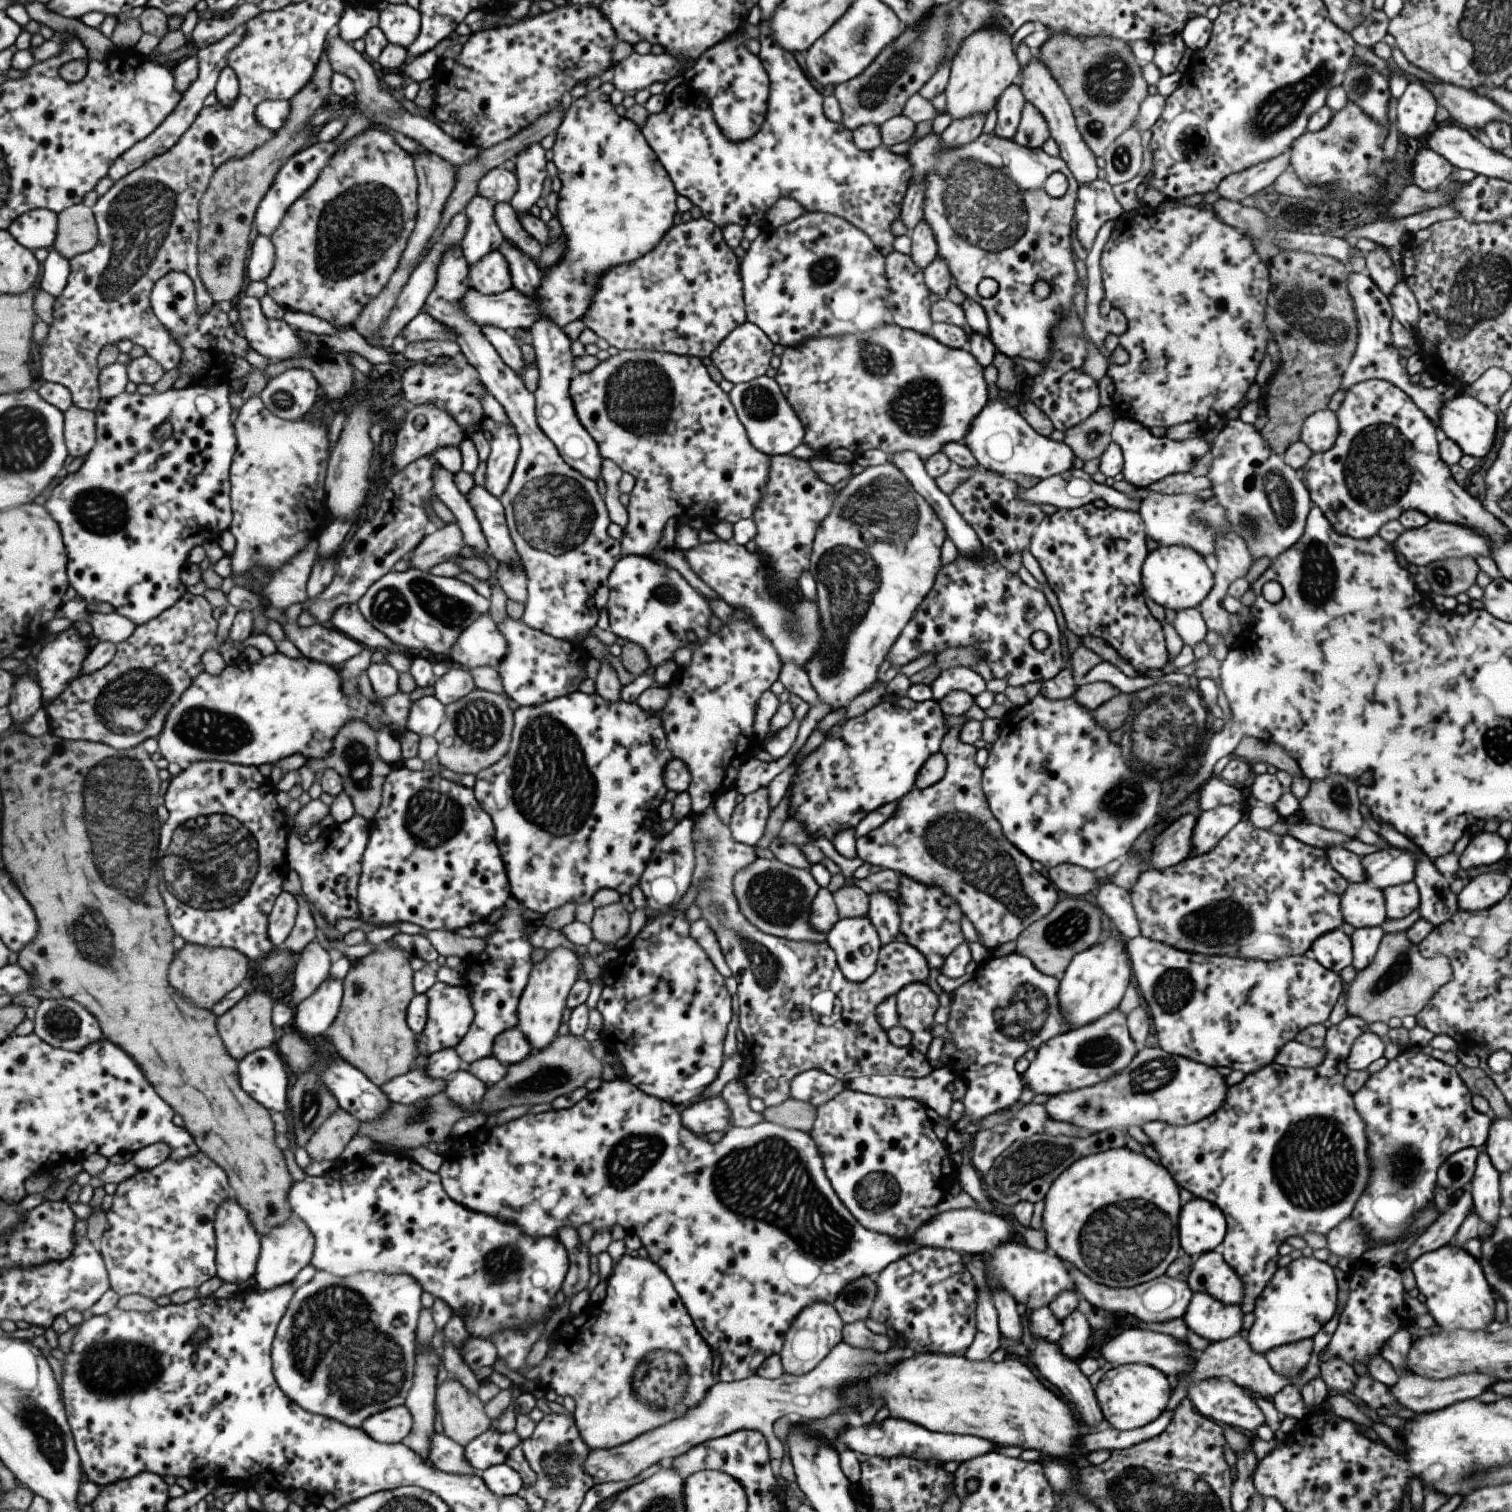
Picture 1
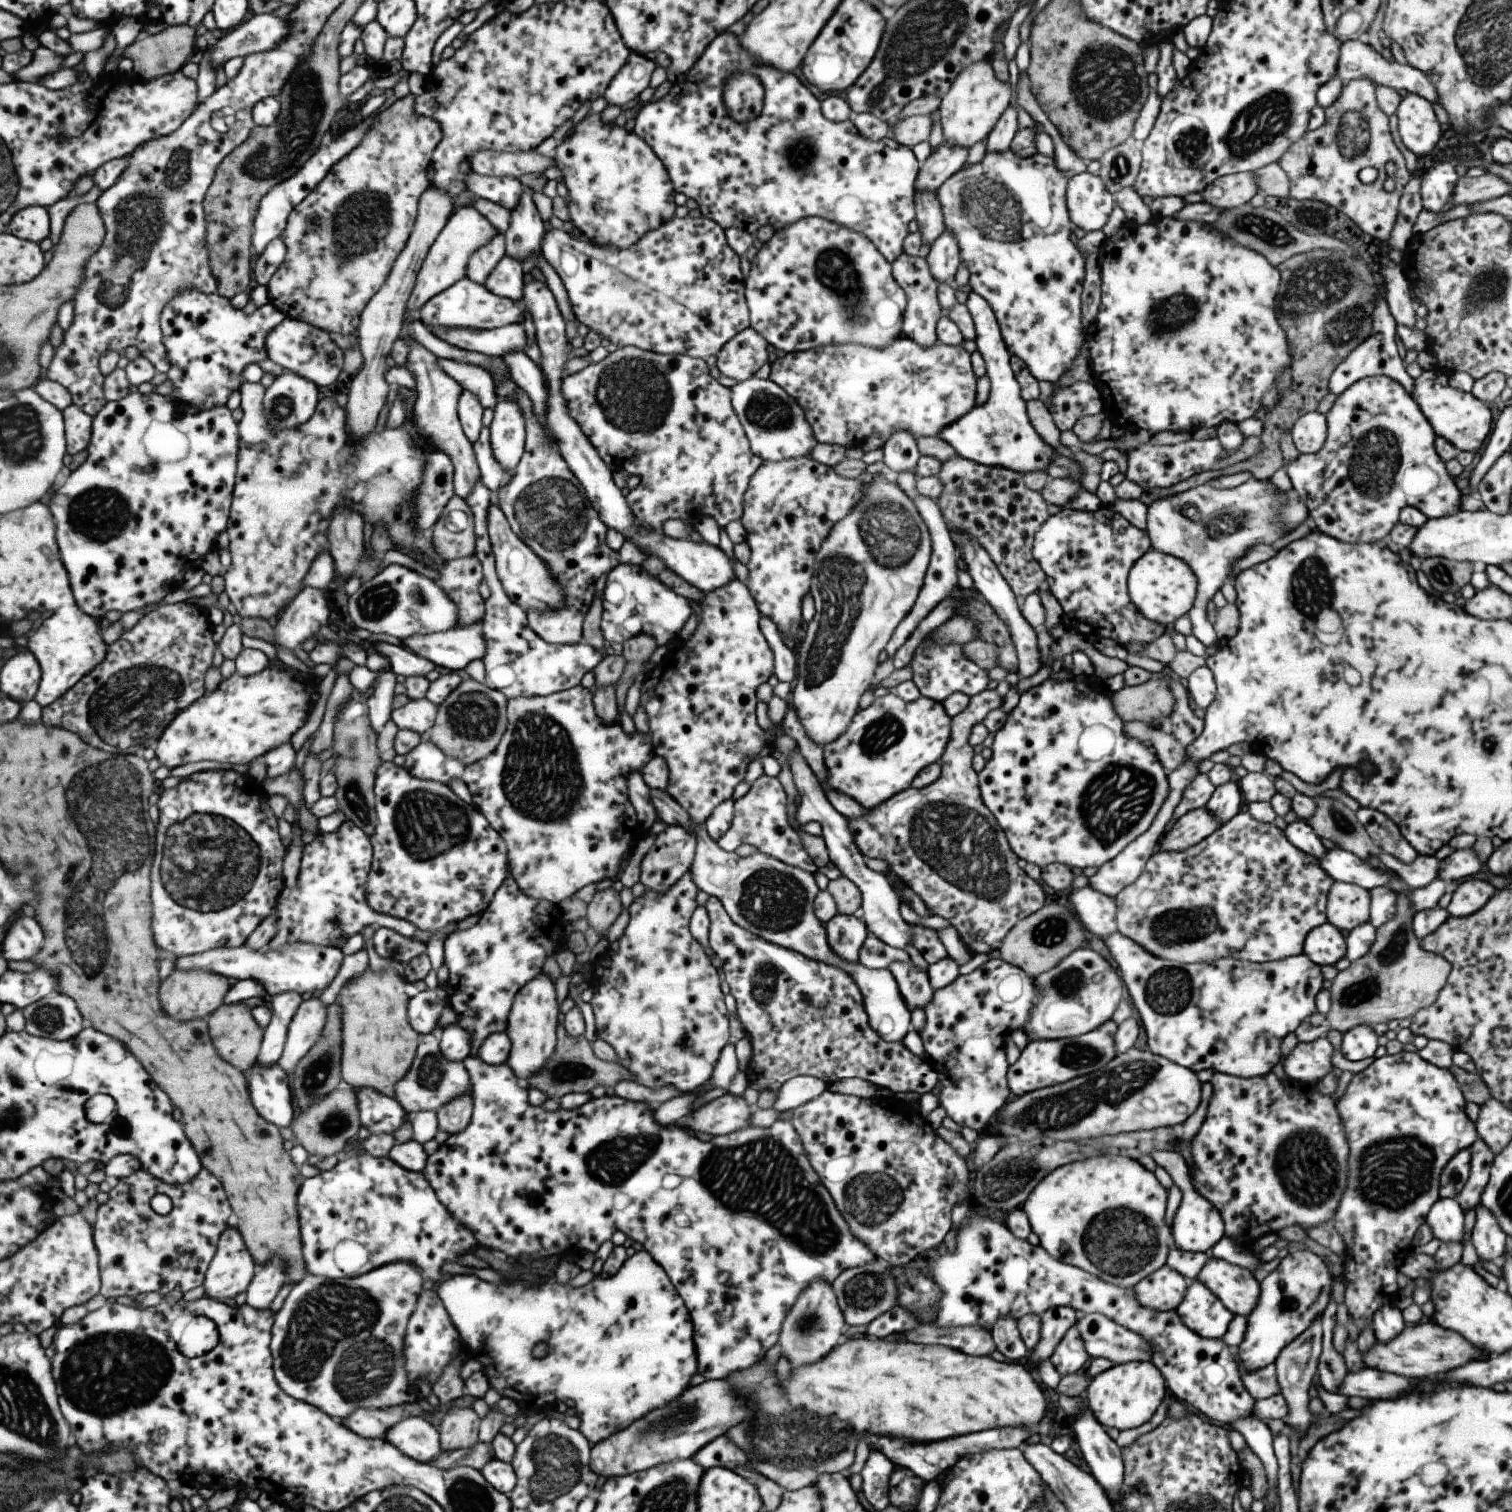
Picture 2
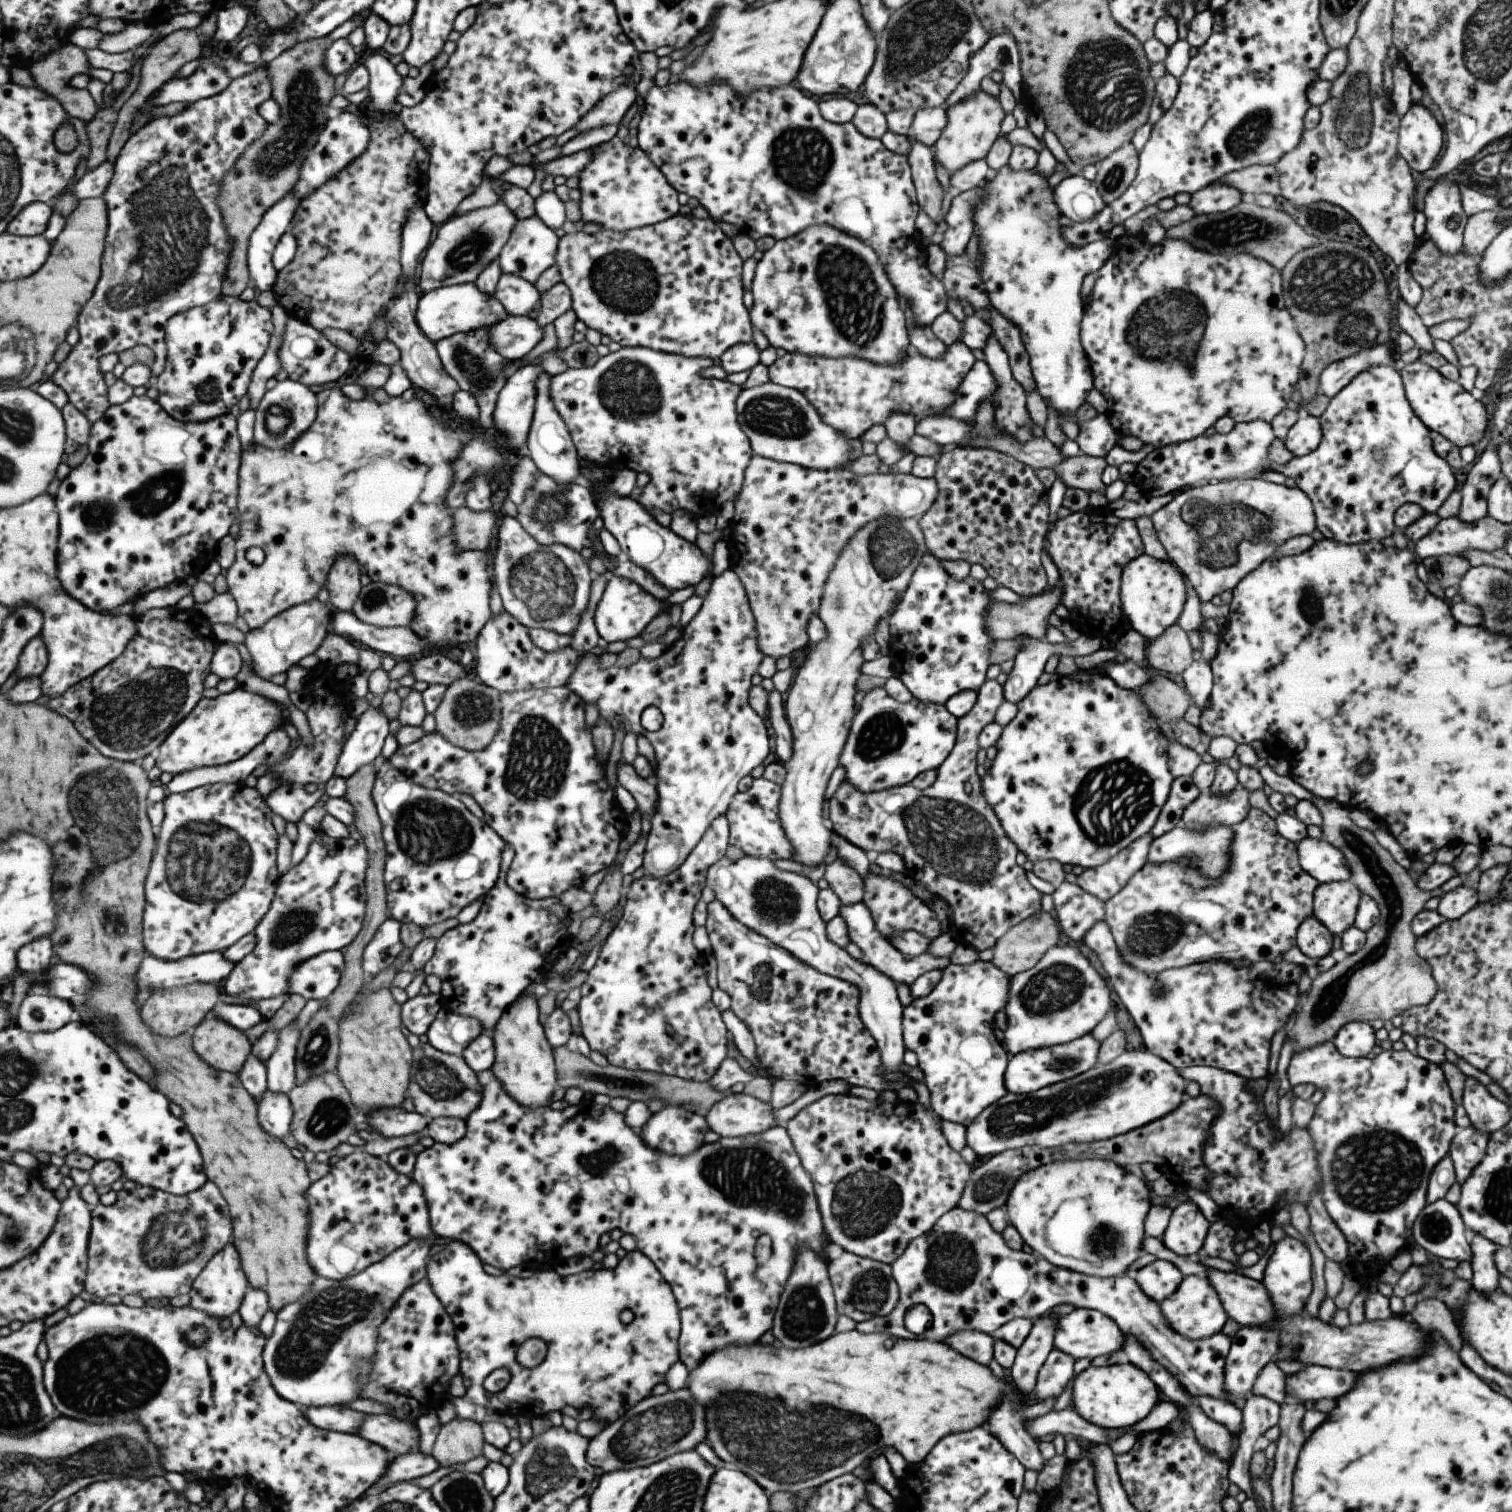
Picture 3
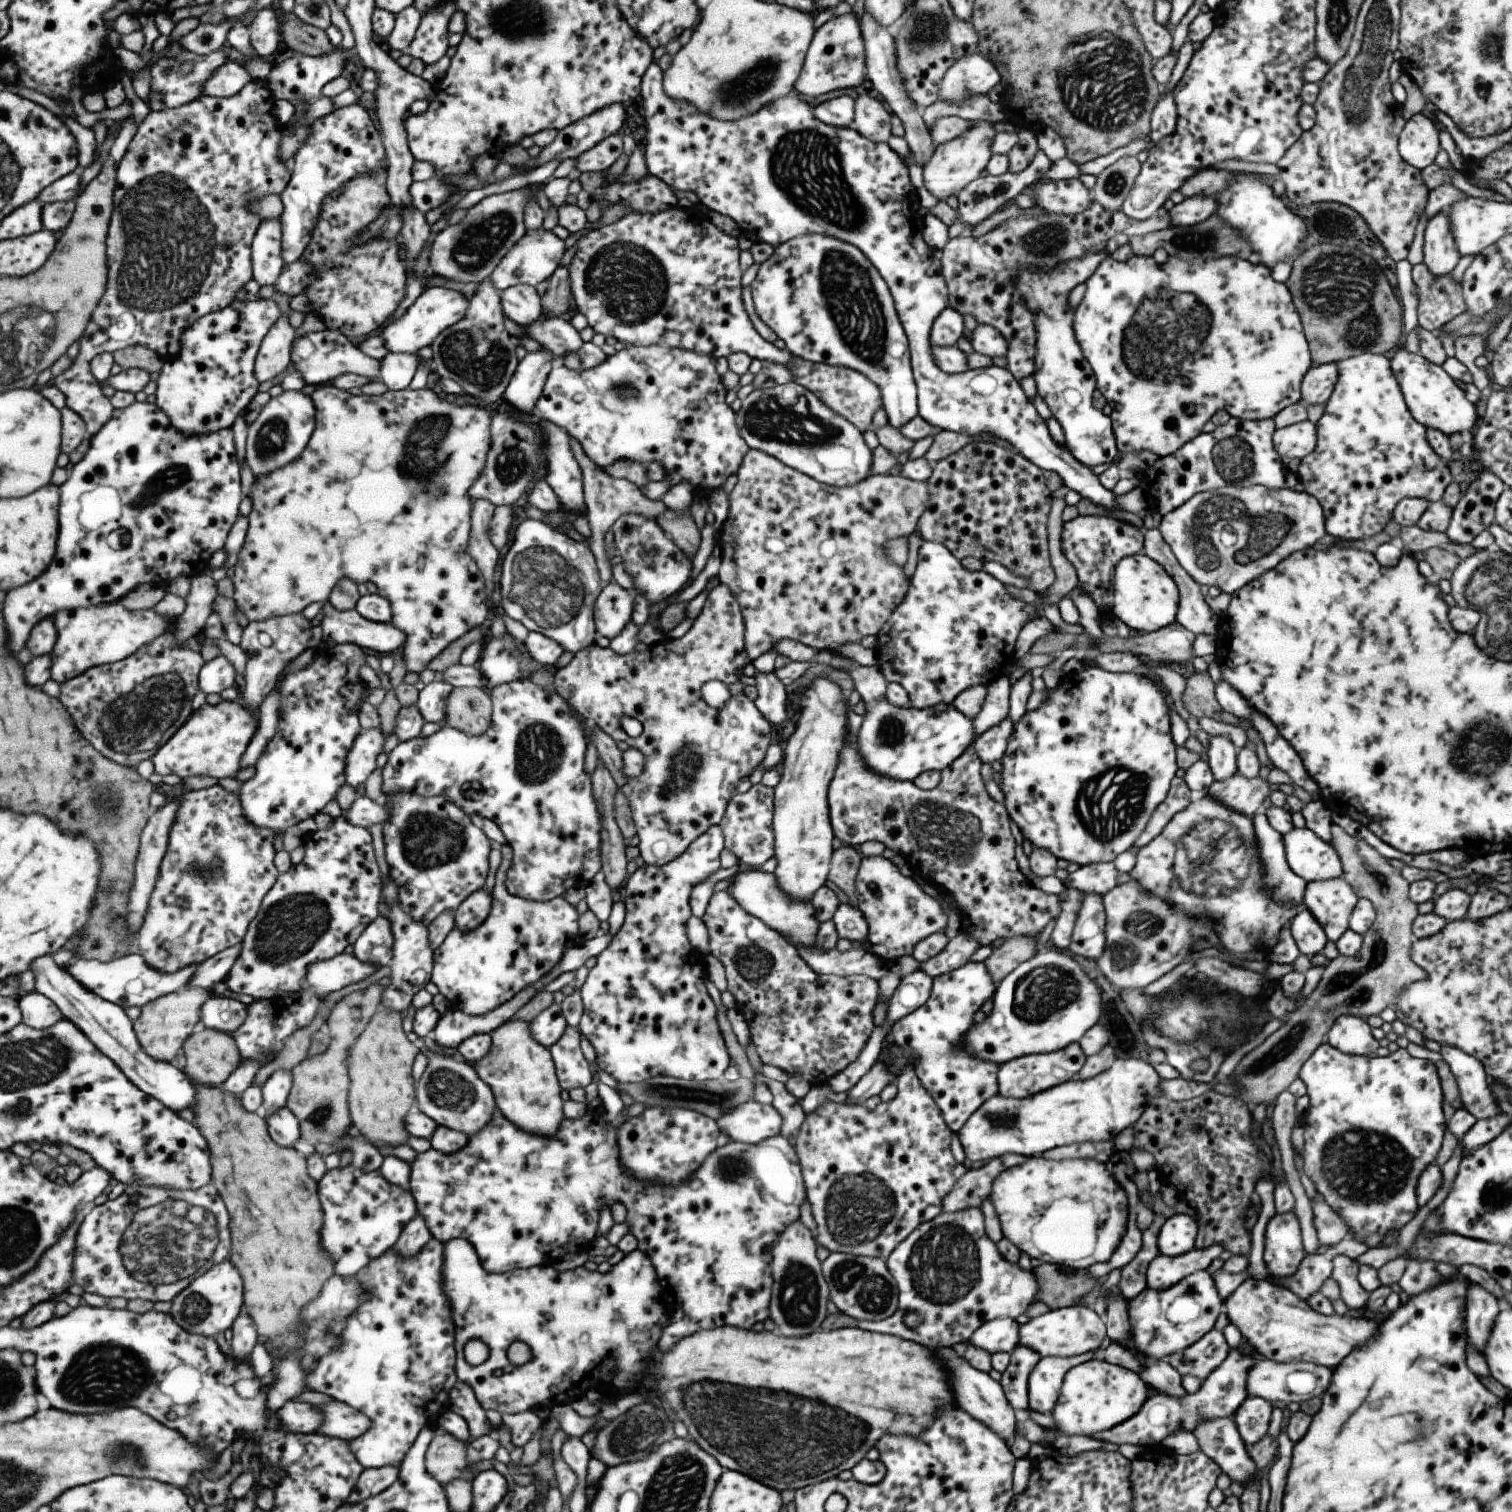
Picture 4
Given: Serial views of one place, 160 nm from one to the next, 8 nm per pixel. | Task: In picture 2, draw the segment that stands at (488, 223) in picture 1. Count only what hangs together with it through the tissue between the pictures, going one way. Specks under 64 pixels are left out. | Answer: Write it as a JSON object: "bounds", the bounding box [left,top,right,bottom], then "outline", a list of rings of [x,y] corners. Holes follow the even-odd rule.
{"bounds":[467,233,504,285],"outline":[[[495,233],[481,248],[472,252],[467,262],[467,277],[471,282],[482,285],[489,271],[504,255],[504,236]]]}

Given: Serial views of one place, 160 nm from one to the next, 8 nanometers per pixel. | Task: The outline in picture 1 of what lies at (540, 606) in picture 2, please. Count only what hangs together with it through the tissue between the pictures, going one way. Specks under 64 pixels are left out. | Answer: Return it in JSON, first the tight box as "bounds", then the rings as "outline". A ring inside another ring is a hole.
{"bounds":[463,484,522,569],"outline":[[[475,484],[463,496],[478,520],[481,534],[486,538],[490,555],[498,563],[506,565],[511,563],[512,567],[522,569],[508,533],[503,507],[499,499],[490,495],[485,487]]]}

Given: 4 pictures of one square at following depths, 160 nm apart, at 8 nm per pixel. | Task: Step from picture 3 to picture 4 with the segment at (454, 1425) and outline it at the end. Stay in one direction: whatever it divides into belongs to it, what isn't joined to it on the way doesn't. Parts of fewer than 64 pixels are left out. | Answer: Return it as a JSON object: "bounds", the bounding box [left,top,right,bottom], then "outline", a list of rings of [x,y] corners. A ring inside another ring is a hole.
{"bounds":[427,1428,467,1486],"outline":[[[437,1428],[435,1436],[429,1443],[427,1462],[429,1474],[437,1478],[441,1486],[444,1486],[446,1482],[451,1482],[456,1478],[459,1478],[466,1474],[466,1454],[467,1446],[466,1442],[458,1439],[457,1437],[449,1434],[447,1431],[443,1431]]]}

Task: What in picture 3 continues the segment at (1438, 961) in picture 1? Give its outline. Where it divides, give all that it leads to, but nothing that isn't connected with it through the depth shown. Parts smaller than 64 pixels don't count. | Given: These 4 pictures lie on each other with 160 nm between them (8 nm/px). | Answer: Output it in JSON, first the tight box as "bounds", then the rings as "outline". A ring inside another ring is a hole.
{"bounds":[1287,797,1443,1053],"outline":[[[1319,797],[1313,798],[1311,802],[1317,807],[1317,810],[1320,812],[1322,821],[1320,824],[1320,830],[1322,832],[1322,840],[1327,841],[1331,846],[1334,846],[1337,848],[1337,850],[1341,851],[1341,854],[1345,857],[1348,869],[1350,870],[1350,877],[1348,878],[1349,881],[1351,881],[1358,889],[1360,894],[1366,894],[1367,896],[1370,896],[1374,901],[1375,904],[1377,904],[1379,909],[1379,916],[1378,921],[1367,931],[1366,933],[1366,939],[1364,942],[1364,945],[1361,946],[1361,948],[1354,952],[1353,954],[1347,955],[1343,960],[1340,962],[1335,962],[1331,968],[1329,968],[1326,971],[1321,971],[1317,977],[1312,980],[1309,993],[1307,994],[1307,1000],[1303,1002],[1303,1004],[1300,1004],[1298,1008],[1296,1009],[1296,1012],[1293,1014],[1290,1022],[1289,1022],[1289,1032],[1287,1034],[1287,1038],[1294,1038],[1295,1044],[1293,1046],[1293,1053],[1296,1053],[1297,1051],[1312,1047],[1313,1045],[1324,1043],[1325,1041],[1331,1041],[1332,1038],[1335,1036],[1335,1033],[1344,1025],[1347,1023],[1350,1023],[1351,1021],[1363,1021],[1364,1023],[1371,1022],[1371,1020],[1375,1020],[1376,1018],[1379,1018],[1379,1020],[1391,1020],[1393,1016],[1397,1016],[1401,1013],[1404,1013],[1405,1010],[1411,1009],[1414,1006],[1417,1005],[1426,1005],[1432,998],[1435,996],[1437,987],[1436,982],[1431,974],[1431,967],[1429,966],[1428,962],[1425,962],[1417,953],[1414,947],[1414,942],[1416,939],[1416,936],[1411,932],[1410,929],[1410,922],[1413,916],[1417,914],[1422,908],[1423,904],[1429,900],[1431,897],[1440,897],[1443,893],[1440,888],[1435,888],[1435,890],[1430,891],[1424,891],[1421,890],[1417,885],[1416,882],[1412,881],[1412,878],[1408,875],[1408,872],[1403,869],[1400,865],[1395,863],[1395,860],[1389,855],[1389,852],[1386,849],[1383,849],[1377,841],[1375,841],[1375,837],[1373,837],[1373,833],[1370,830],[1365,830],[1359,828],[1350,818],[1348,815],[1348,811],[1345,807],[1342,807],[1340,804],[1337,804],[1337,801],[1328,801],[1325,799],[1320,799]]]}

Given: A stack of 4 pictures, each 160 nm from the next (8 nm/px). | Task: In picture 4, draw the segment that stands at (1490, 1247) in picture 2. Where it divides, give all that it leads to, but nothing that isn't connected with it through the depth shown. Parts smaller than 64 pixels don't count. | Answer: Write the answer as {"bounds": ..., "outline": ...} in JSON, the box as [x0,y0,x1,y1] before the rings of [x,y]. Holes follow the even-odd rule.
{"bounds":[1464,1283,1500,1355],"outline":[[[1467,1283],[1464,1296],[1464,1326],[1466,1340],[1482,1355],[1482,1350],[1489,1336],[1494,1318],[1500,1304],[1495,1295],[1485,1290],[1480,1284]]]}

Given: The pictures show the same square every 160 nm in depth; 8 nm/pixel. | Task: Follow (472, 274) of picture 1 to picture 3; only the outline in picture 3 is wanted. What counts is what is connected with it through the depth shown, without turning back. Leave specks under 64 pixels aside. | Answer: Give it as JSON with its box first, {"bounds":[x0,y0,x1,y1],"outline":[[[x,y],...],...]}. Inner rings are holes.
{"bounds":[493,273,540,316],"outline":[[[501,273],[493,294],[505,309],[507,315],[525,316],[540,299],[535,287],[520,276]]]}

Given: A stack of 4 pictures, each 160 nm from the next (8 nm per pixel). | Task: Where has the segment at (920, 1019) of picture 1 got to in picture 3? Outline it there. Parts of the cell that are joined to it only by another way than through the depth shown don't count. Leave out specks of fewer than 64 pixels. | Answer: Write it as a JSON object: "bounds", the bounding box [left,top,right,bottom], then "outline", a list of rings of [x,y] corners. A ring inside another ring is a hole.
{"bounds":[839,902,950,988],"outline":[[[862,902],[846,907],[841,906],[839,915],[841,915],[841,918],[844,918],[850,942],[856,944],[861,952],[863,952],[861,962],[870,964],[873,968],[888,976],[895,985],[905,985],[909,988],[910,984],[922,974],[935,969],[941,971],[950,963],[948,957],[931,956],[927,952],[909,958],[909,960],[903,959],[902,954],[896,948],[893,948],[886,938],[883,938],[879,934],[879,931],[875,928],[870,912]]]}

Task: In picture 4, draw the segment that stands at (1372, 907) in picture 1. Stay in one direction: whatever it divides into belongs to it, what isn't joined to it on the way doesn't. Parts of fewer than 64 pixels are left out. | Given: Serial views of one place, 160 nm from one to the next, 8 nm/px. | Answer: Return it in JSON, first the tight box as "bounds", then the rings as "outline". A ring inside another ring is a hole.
{"bounds":[1302,877,1358,942],"outline":[[[1343,877],[1309,881],[1302,904],[1323,928],[1327,940],[1335,942],[1348,929],[1348,918],[1358,896]]]}

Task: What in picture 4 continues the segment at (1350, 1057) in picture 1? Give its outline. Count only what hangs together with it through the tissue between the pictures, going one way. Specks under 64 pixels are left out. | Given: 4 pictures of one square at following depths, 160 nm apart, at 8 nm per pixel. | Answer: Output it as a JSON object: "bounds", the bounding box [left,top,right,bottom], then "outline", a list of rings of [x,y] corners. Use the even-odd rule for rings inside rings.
{"bounds":[1327,1013,1379,1056],"outline":[[[1355,1013],[1337,1017],[1327,1031],[1327,1043],[1348,1055],[1367,1056],[1374,1053],[1379,1046],[1377,1041],[1371,1037],[1367,1021],[1361,1020]]]}

